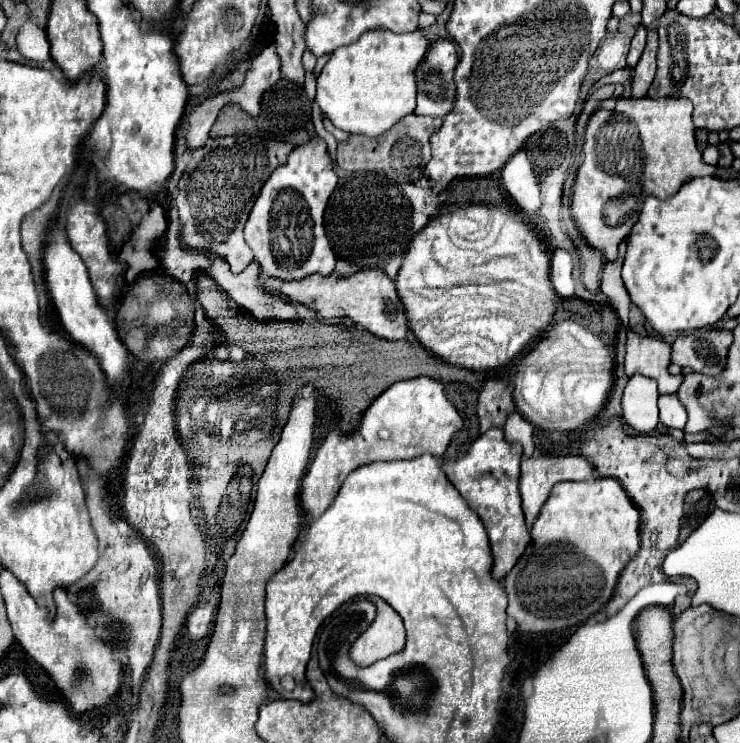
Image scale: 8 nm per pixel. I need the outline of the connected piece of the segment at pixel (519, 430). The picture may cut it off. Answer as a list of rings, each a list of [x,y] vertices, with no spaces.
[[[518,412],[508,414],[506,424],[504,424],[504,436],[508,442],[520,442],[524,448],[524,456],[533,456],[535,443],[533,440],[534,426],[528,424]]]

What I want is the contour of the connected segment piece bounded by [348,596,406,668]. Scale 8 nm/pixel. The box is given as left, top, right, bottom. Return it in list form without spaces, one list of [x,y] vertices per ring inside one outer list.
[[[368,596],[368,600],[376,606],[376,620],[354,640],[348,652],[350,660],[360,668],[400,652],[406,640],[402,618],[394,608],[378,596]]]

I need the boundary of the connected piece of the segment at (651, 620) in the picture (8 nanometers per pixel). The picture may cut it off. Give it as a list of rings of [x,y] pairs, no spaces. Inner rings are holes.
[[[650,606],[636,616],[636,646],[642,656],[646,678],[654,692],[654,720],[680,720],[682,710],[682,686],[672,668],[672,616],[668,608]],[[670,634],[670,650],[668,650]]]

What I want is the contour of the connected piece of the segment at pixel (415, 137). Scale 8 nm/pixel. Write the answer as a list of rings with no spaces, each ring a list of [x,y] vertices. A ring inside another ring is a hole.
[[[408,114],[400,118],[386,134],[382,134],[378,140],[370,136],[350,134],[346,142],[338,142],[336,148],[336,164],[342,170],[348,172],[384,172],[388,178],[396,180],[398,184],[414,182],[422,176],[428,160],[430,160],[430,142],[428,138],[438,132],[442,126],[442,118],[428,118],[428,116],[416,116]]]

